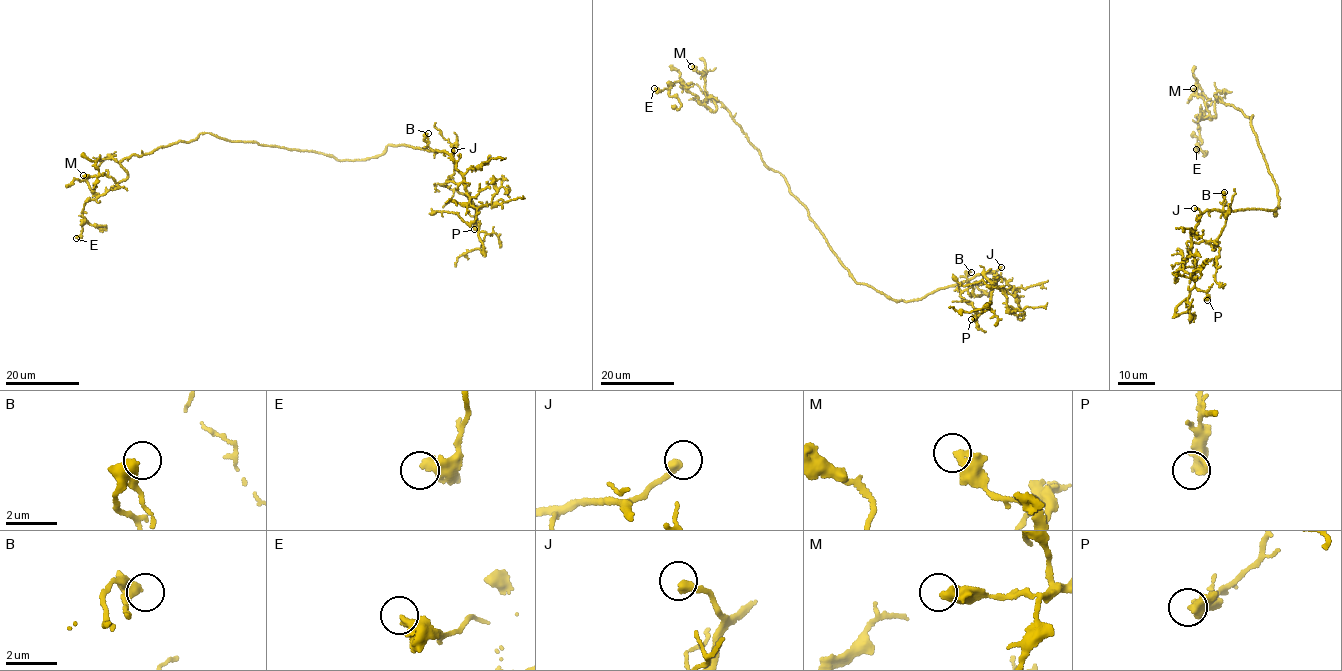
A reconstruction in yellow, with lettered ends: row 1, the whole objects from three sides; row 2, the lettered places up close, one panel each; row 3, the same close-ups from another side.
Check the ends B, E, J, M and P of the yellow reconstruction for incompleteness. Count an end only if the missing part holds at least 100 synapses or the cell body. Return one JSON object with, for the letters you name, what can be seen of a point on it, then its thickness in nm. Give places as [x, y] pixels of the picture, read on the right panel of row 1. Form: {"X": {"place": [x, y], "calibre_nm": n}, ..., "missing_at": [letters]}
{"J": {"place": [1194, 208], "calibre_nm": 340}, "missing_at": ["J"]}

